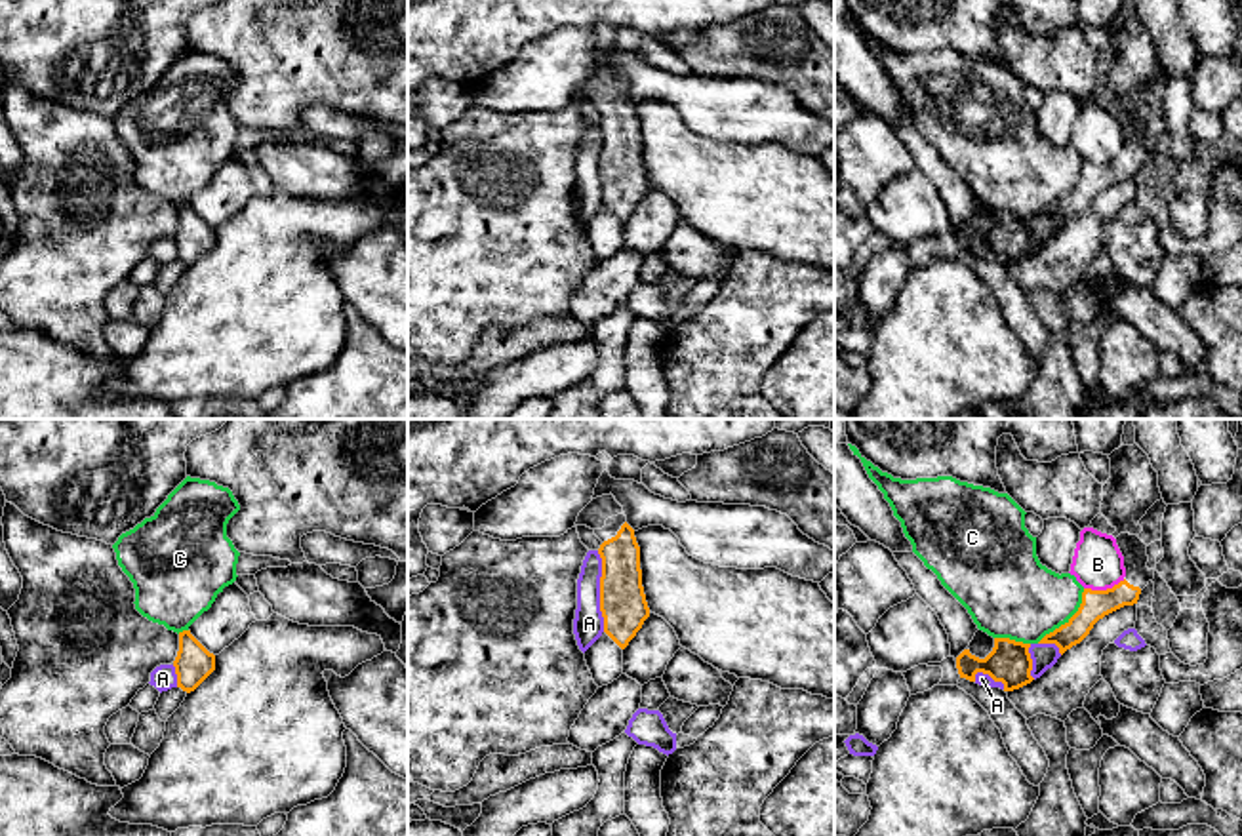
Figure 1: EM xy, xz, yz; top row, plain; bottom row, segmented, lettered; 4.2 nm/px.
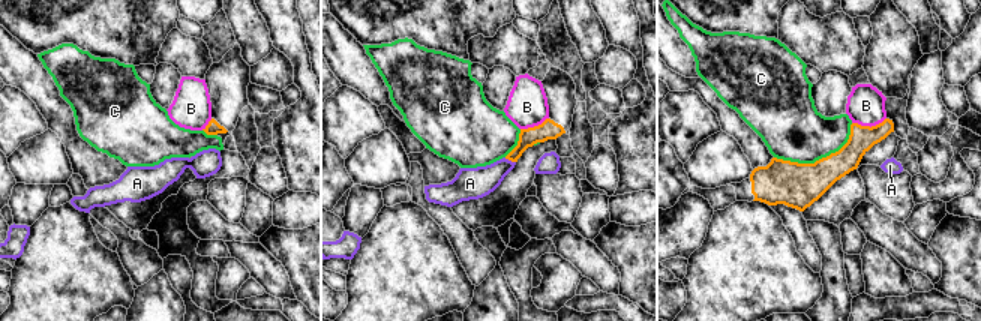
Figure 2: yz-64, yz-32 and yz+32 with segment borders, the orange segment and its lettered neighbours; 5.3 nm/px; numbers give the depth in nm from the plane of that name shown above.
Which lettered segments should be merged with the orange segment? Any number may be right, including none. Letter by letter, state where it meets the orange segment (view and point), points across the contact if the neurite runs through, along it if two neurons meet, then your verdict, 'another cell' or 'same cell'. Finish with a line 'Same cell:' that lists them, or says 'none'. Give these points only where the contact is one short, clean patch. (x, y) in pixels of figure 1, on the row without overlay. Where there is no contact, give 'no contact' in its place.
A: xz (600, 164) | along xz (597, 124), (600, 132), (600, 189), (604, 204) | another cell
B: yz (1103, 164) | along yz (1124, 153), (1105, 162), (1084, 162) | another cell
C: yz (1069, 193) | another cell
Same cell: none

